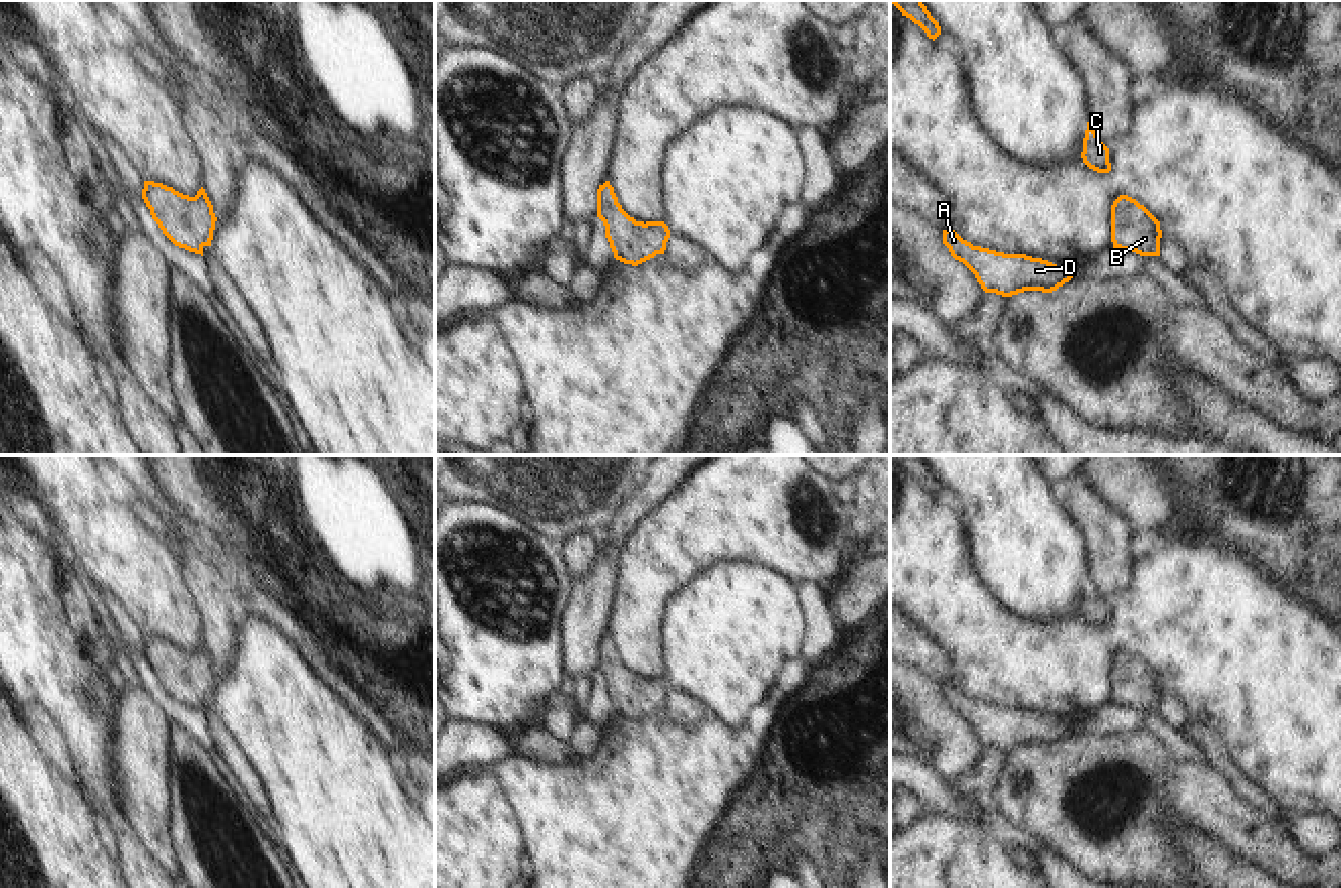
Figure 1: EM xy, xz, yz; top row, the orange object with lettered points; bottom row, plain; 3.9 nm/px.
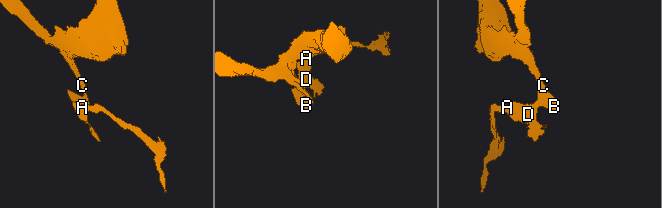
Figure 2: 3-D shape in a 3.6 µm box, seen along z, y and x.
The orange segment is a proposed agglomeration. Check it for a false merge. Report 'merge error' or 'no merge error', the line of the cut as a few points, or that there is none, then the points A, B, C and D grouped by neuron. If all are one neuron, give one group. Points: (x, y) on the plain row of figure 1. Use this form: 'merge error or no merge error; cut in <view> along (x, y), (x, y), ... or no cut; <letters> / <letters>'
no merge error; no cut; A B C D

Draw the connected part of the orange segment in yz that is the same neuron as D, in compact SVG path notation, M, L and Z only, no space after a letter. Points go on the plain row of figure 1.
M953 683L943 685L943 699L951 711L963 717L985 748L1012 752L1024 746L1052 748L1075 732L1075 723L1057 721L1026 709L1004 709L973 701Z

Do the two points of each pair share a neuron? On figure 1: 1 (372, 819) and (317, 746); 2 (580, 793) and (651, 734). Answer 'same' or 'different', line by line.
1: same
2: same

